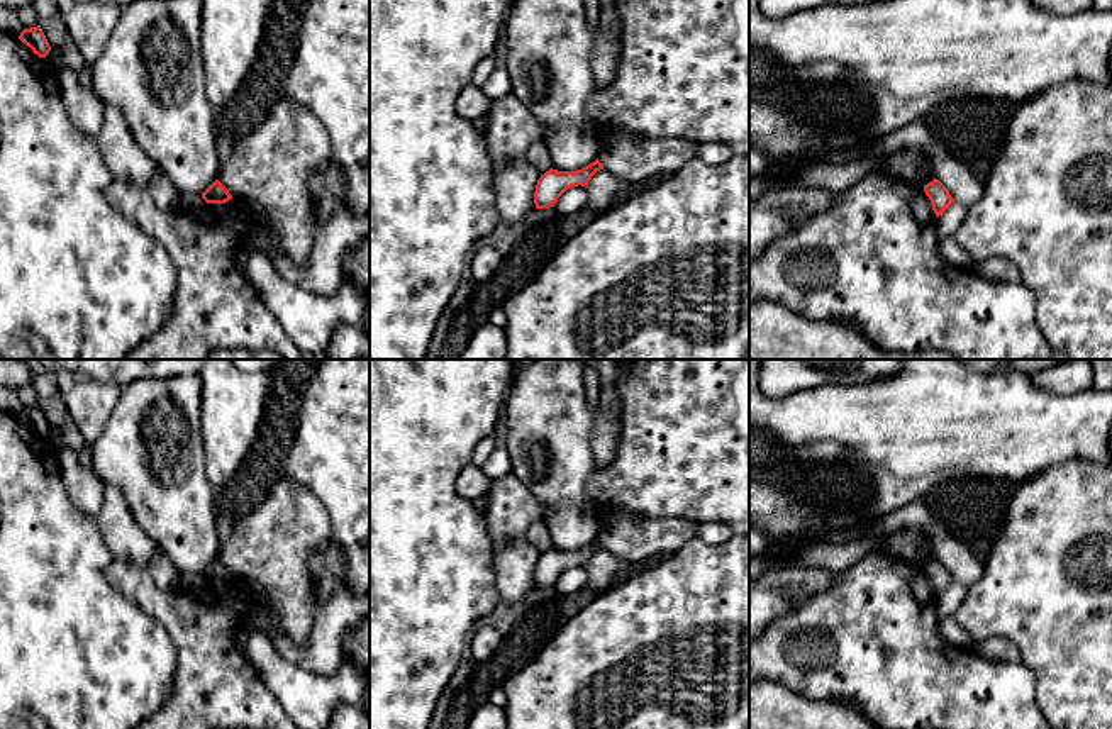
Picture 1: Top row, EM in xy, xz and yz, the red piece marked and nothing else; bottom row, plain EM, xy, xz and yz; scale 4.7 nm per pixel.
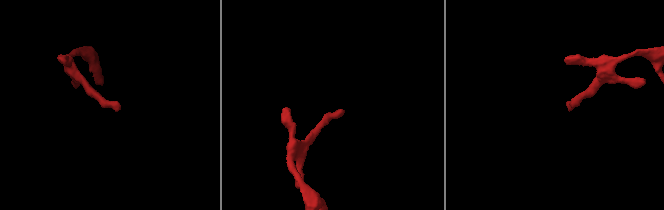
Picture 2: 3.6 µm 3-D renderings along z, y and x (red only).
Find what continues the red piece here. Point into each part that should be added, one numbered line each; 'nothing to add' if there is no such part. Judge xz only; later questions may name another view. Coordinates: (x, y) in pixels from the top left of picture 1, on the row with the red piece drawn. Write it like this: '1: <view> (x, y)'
nothing to add

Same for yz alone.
nothing to add

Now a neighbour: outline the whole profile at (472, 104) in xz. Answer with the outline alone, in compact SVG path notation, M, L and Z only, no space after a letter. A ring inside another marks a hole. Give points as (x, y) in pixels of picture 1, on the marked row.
M468 85L461 90L454 102L456 112L468 120L476 120L486 115L492 98L478 86Z

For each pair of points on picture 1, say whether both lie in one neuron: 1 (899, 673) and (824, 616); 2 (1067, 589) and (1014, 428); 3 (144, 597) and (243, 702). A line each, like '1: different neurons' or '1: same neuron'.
1: same neuron
2: different neurons
3: same neuron

